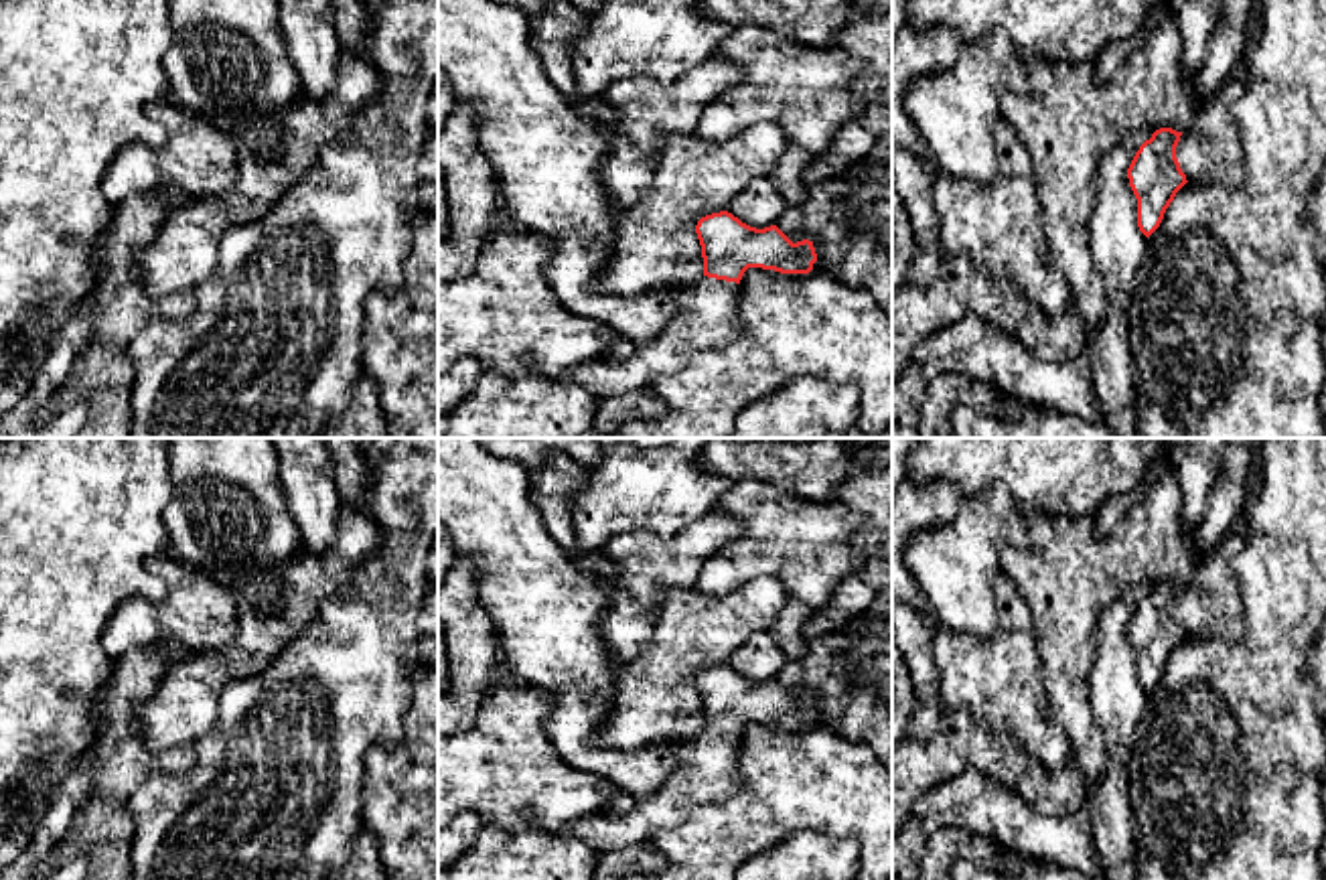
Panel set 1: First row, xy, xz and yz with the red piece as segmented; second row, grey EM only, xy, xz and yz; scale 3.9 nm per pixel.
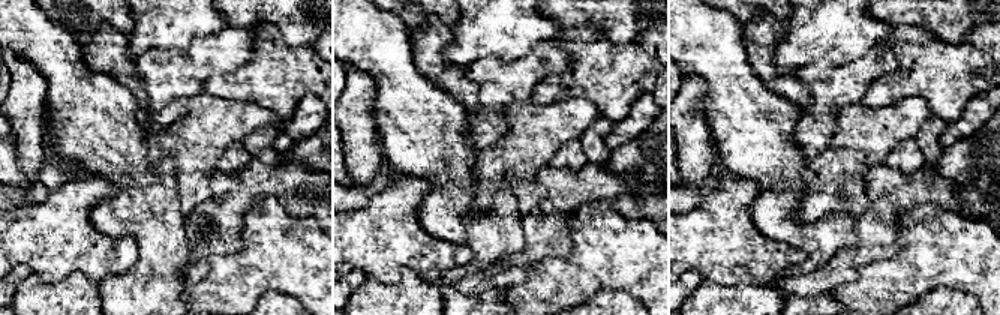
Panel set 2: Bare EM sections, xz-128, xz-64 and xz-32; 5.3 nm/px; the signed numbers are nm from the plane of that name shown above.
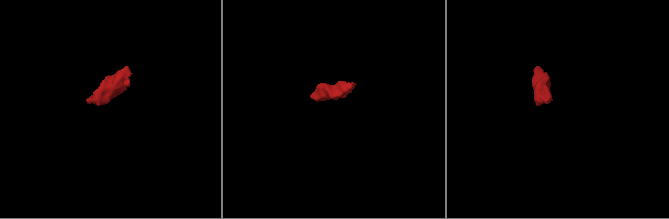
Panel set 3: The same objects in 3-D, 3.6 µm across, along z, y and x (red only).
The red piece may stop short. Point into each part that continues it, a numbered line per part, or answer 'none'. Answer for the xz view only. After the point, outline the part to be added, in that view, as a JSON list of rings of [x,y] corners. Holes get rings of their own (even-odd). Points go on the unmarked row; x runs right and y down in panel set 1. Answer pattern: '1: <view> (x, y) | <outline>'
1: xz (708, 763) | [[[702,730],[683,740],[679,768],[627,813],[590,813],[560,827],[598,852],[643,844],[653,831],[687,819],[691,803],[716,803],[740,787],[738,738]]]

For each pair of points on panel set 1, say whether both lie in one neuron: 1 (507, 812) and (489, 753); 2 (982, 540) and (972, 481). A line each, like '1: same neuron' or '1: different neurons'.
1: same neuron
2: different neurons

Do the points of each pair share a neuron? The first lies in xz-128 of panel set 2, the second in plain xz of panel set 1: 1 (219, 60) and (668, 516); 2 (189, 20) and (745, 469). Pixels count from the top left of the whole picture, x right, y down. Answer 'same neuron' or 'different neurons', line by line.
1: different neurons
2: different neurons

